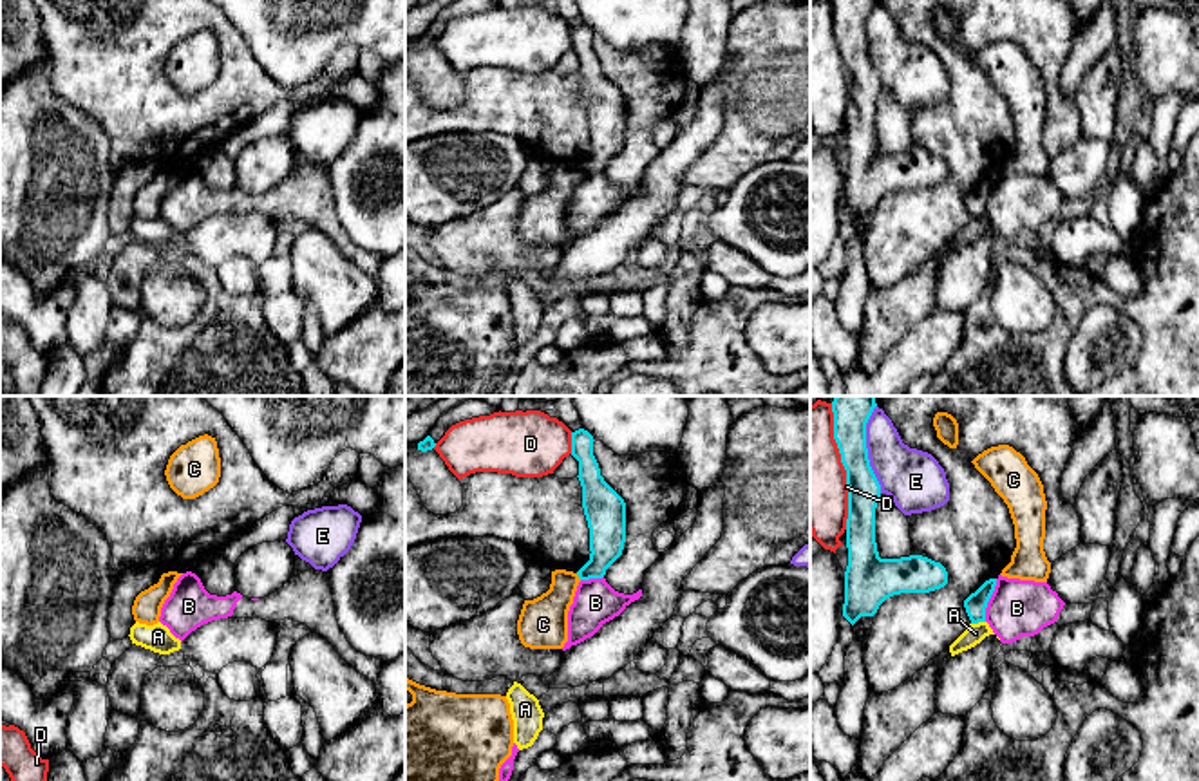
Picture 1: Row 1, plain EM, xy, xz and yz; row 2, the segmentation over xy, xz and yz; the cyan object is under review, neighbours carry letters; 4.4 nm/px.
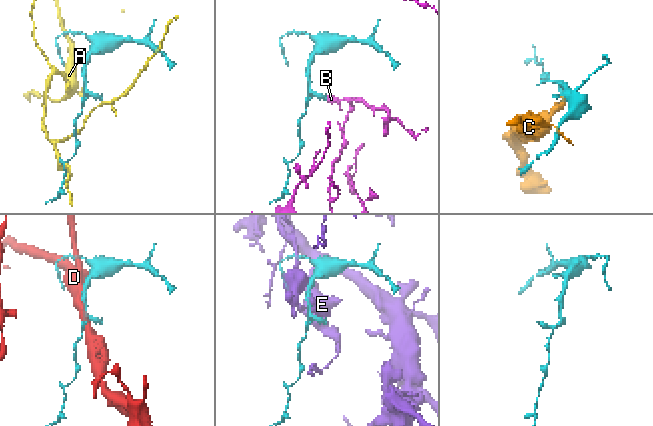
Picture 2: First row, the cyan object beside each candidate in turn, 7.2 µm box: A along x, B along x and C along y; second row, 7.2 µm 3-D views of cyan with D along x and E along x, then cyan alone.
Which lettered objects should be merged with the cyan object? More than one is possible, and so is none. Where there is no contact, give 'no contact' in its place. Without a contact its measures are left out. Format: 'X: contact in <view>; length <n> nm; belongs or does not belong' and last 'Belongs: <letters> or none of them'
A: contact in yz; length 70 nm; does not belong
B: contact in yz; length 200 nm; does not belong
C: contact in xz; length 40 nm; does not belong
D: contact in yz; length 550 nm; does not belong
E: contact in yz; length 400 nm; does not belong
Belongs: none of them

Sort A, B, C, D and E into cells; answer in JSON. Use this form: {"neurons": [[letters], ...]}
{"neurons": [["A"], ["B"], ["C"], ["D"], ["E"]]}

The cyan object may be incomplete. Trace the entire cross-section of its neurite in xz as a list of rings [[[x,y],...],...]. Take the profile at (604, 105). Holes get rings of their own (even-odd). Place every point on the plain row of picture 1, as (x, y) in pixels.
[[[571,27],[571,51],[579,56],[582,103],[590,123],[590,155],[577,166],[581,175],[602,174],[622,150],[626,137],[626,98],[604,76],[593,51],[593,31]]]

